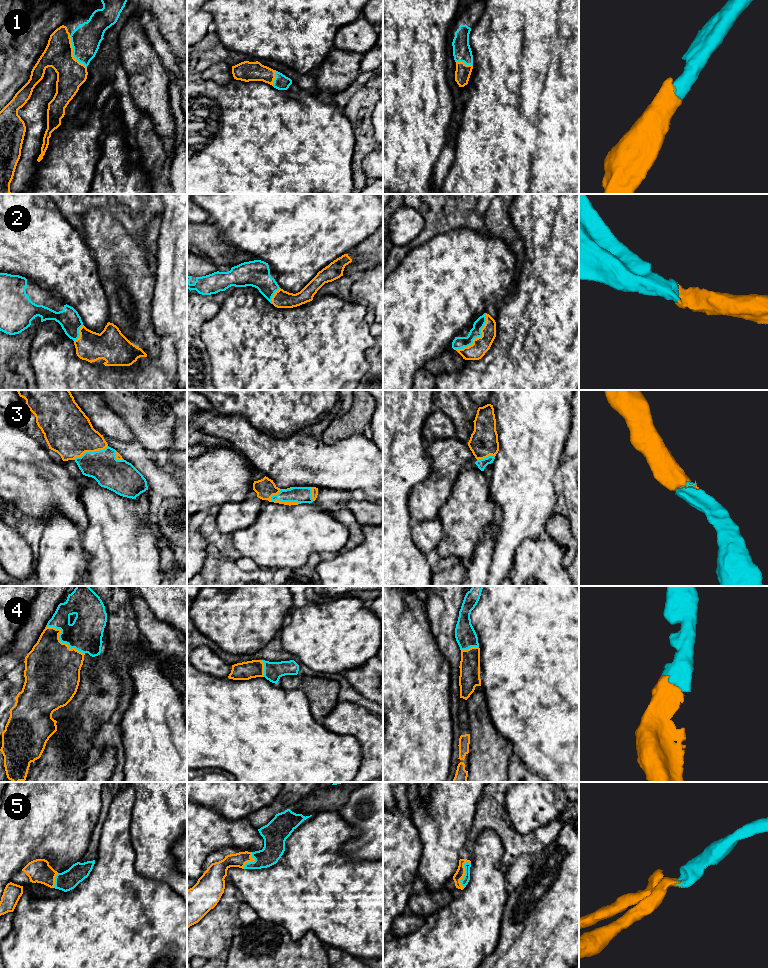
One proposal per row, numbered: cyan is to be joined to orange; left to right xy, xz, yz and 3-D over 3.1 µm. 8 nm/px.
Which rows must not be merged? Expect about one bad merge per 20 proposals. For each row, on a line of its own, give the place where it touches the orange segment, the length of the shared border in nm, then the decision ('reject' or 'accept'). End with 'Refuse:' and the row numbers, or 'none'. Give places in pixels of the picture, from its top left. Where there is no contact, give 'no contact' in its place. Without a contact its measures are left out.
1: contact xy (72, 52); length 300 nm; accept
2: contact yz (478, 337); length 400 nm; accept
3: contact xz (284, 502); length 240 nm; accept
4: contact xy (59, 640); length 380 nm; accept
5: contact yz (464, 874); length 220 nm; accept
Refuse: none

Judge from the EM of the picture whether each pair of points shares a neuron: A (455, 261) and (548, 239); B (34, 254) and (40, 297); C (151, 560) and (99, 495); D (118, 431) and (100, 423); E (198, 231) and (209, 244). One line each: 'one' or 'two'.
A: two
B: two
C: one
D: one
E: one

